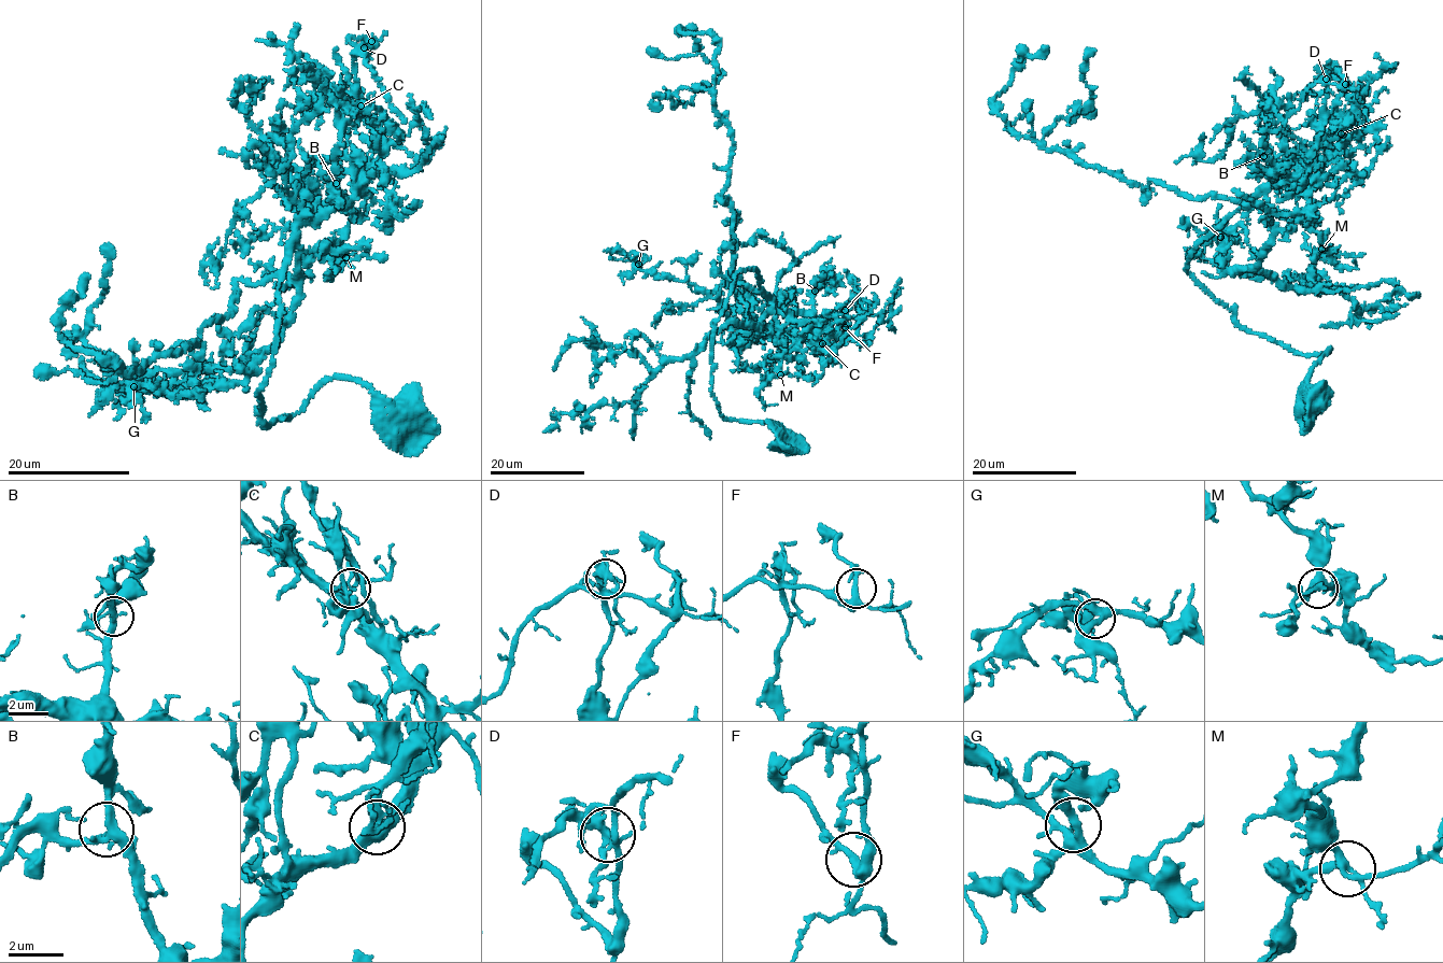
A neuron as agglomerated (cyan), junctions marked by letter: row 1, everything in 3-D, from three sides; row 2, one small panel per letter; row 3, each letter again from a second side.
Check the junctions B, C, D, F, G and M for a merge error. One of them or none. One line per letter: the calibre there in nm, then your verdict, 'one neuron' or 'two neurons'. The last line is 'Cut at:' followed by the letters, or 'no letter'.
B: 280 nm thick; one neuron
C: 320 nm thick; one neuron
D: 300 nm thick; two neurons
F: 240 nm thick; one neuron
G: 280 nm thick; one neuron
M: 240 nm thick; one neuron
Cut at: D

